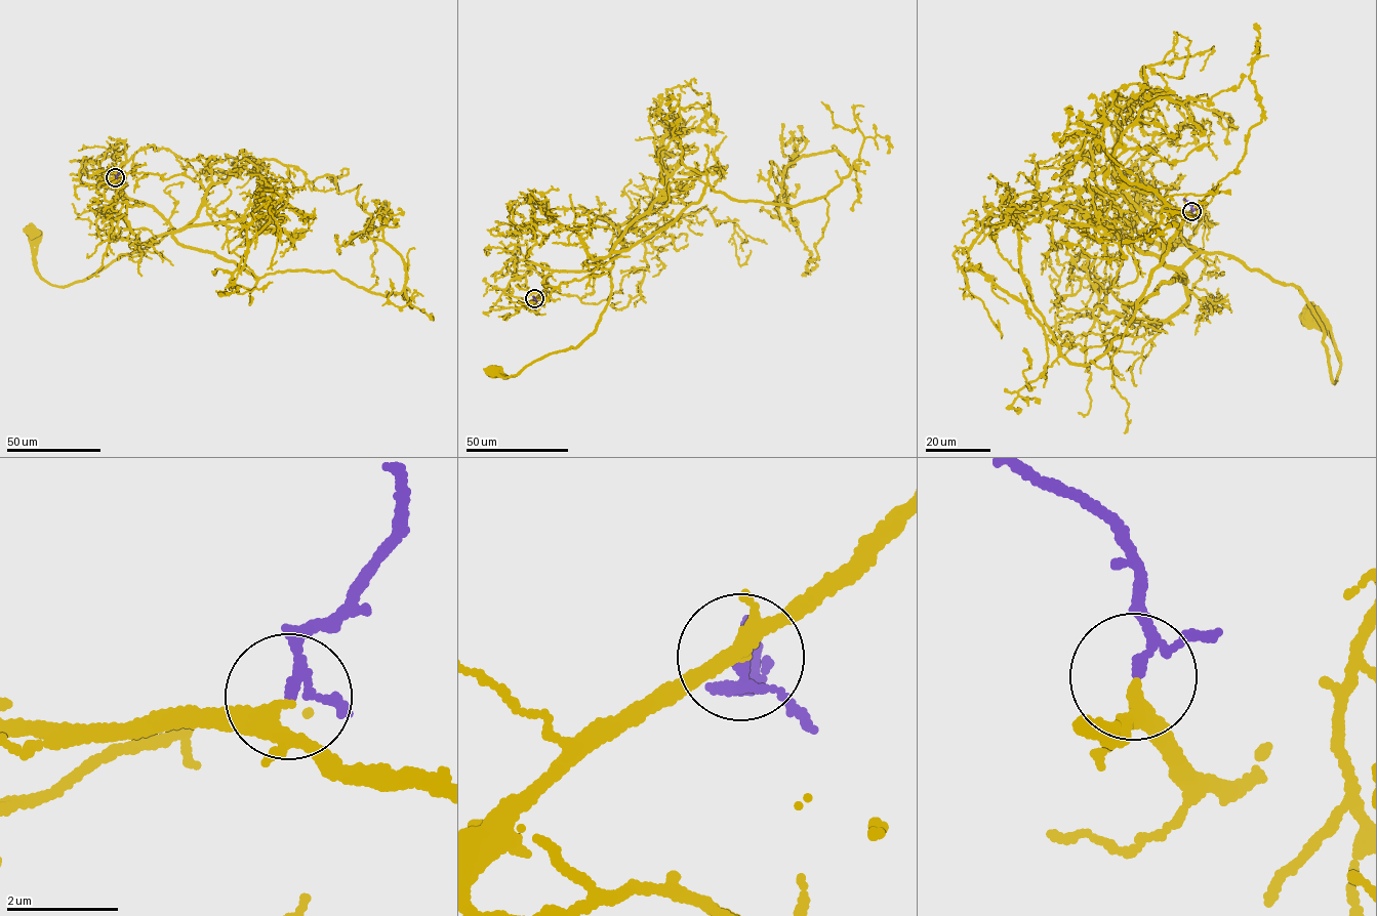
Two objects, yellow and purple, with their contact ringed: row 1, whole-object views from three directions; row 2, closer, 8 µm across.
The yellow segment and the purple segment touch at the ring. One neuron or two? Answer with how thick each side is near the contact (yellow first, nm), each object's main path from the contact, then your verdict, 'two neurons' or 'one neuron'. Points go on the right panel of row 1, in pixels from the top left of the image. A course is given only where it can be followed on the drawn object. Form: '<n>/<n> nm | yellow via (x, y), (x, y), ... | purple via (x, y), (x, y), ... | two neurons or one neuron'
200/130 nm | yellow via (1190, 212), (1170, 249), (1182, 236), (1296, 285), (1320, 322), (1334, 383), (1340, 356), (1311, 318) | purple via (1190, 211), (1189, 203), (1182, 199) | one neuron

